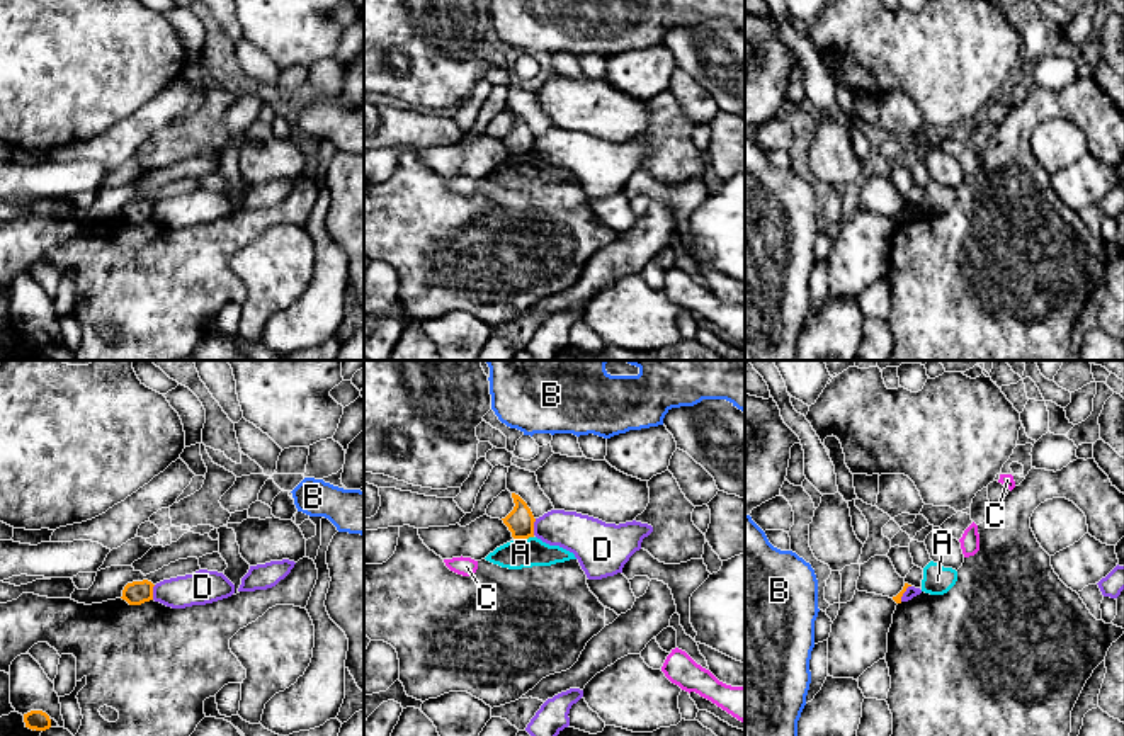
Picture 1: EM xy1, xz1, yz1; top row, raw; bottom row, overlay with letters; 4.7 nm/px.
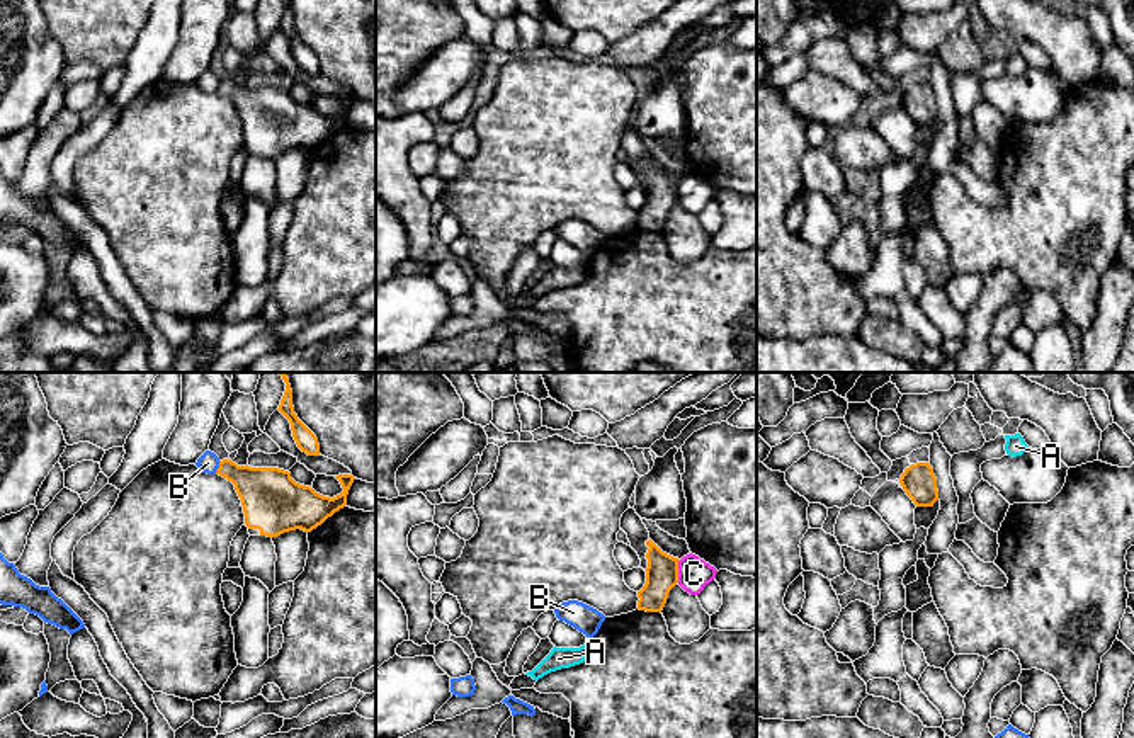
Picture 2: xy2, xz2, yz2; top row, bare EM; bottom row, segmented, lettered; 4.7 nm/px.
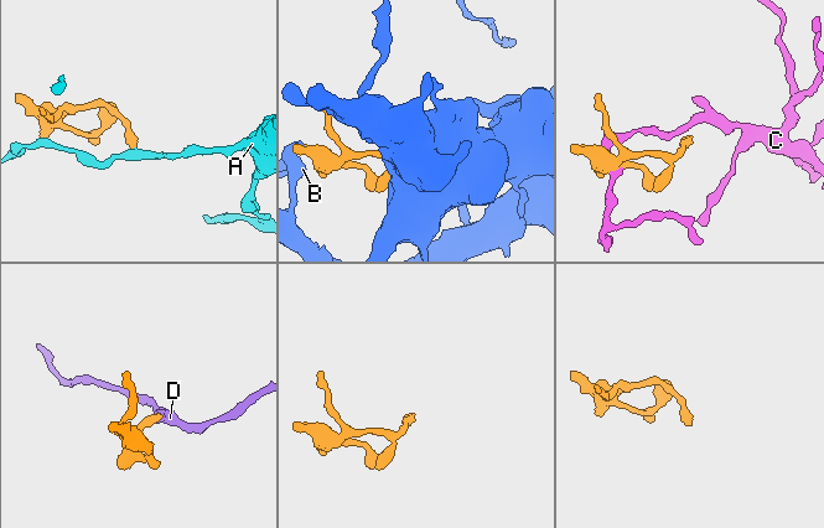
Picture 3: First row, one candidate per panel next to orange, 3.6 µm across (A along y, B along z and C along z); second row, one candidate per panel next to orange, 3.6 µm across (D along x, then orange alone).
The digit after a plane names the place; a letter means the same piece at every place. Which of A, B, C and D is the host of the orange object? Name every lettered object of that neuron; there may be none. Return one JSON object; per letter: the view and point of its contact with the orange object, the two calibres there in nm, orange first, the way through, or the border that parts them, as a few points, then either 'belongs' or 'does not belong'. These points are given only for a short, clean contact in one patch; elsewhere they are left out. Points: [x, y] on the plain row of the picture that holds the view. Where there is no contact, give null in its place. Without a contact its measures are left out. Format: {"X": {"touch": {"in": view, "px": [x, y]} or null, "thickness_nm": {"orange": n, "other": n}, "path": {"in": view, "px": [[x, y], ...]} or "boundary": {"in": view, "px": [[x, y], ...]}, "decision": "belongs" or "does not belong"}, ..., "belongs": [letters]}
{"A": {"touch": {"in": "xz1", "px": [522, 157]}, "thickness_nm": {"orange": 130, "other": 140}, "boundary": {"in": "xz1", "px": [[533, 155], [514, 158]]}, "decision": "does not belong"}, "B": {"touch": {"in": "xy2", "px": [218, 87]}, "thickness_nm": {"orange": 240, "other": 100}, "boundary": {"in": "xy2", "px": [[220, 80], [215, 92]]}, "decision": "does not belong"}, "C": {"touch": {"in": "xz2", "px": [677, 191]}, "thickness_nm": {"orange": 160, "other": 160}, "boundary": {"in": "xz2", "px": [[680, 179], [677, 201]]}, "decision": "does not belong"}, "D": {"touch": {"in": "xz1", "px": [533, 147]}, "thickness_nm": {"orange": 130, "other": 200}, "boundary": {"in": "xz1", "px": [[536, 138], [533, 153]]}, "decision": "does not belong"}, "belongs": []}

